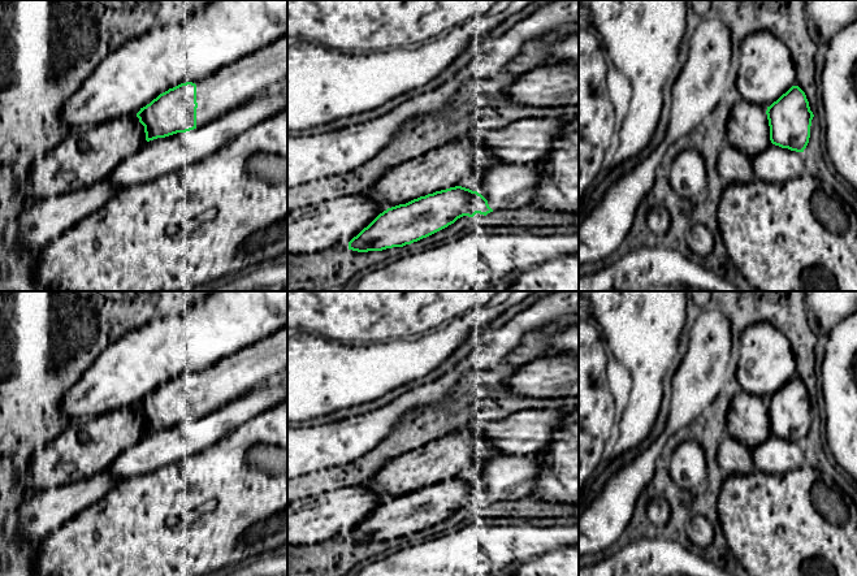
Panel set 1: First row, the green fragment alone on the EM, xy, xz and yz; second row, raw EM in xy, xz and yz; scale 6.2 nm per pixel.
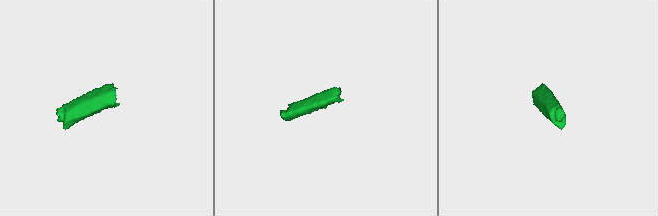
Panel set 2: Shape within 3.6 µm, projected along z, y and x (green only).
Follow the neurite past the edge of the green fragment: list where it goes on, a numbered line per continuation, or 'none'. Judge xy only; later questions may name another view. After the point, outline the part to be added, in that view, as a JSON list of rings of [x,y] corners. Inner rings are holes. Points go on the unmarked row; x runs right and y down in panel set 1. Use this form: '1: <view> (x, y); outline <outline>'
1: xy (265, 360); outline [[[287,325],[277,333],[224,358],[211,368],[196,373],[196,419],[246,395],[250,390],[287,376]]]

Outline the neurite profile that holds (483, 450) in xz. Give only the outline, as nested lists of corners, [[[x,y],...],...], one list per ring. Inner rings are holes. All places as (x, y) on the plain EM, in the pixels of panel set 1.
[[[460,430],[395,456],[362,485],[391,499],[420,488],[458,477],[471,465],[482,464],[502,451],[480,430]]]

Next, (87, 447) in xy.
[[[137,406],[74,421],[57,438],[42,446],[33,455],[21,482],[27,491],[38,493],[49,488],[86,480],[107,471],[121,452],[134,446],[146,434],[144,417],[139,413]]]

